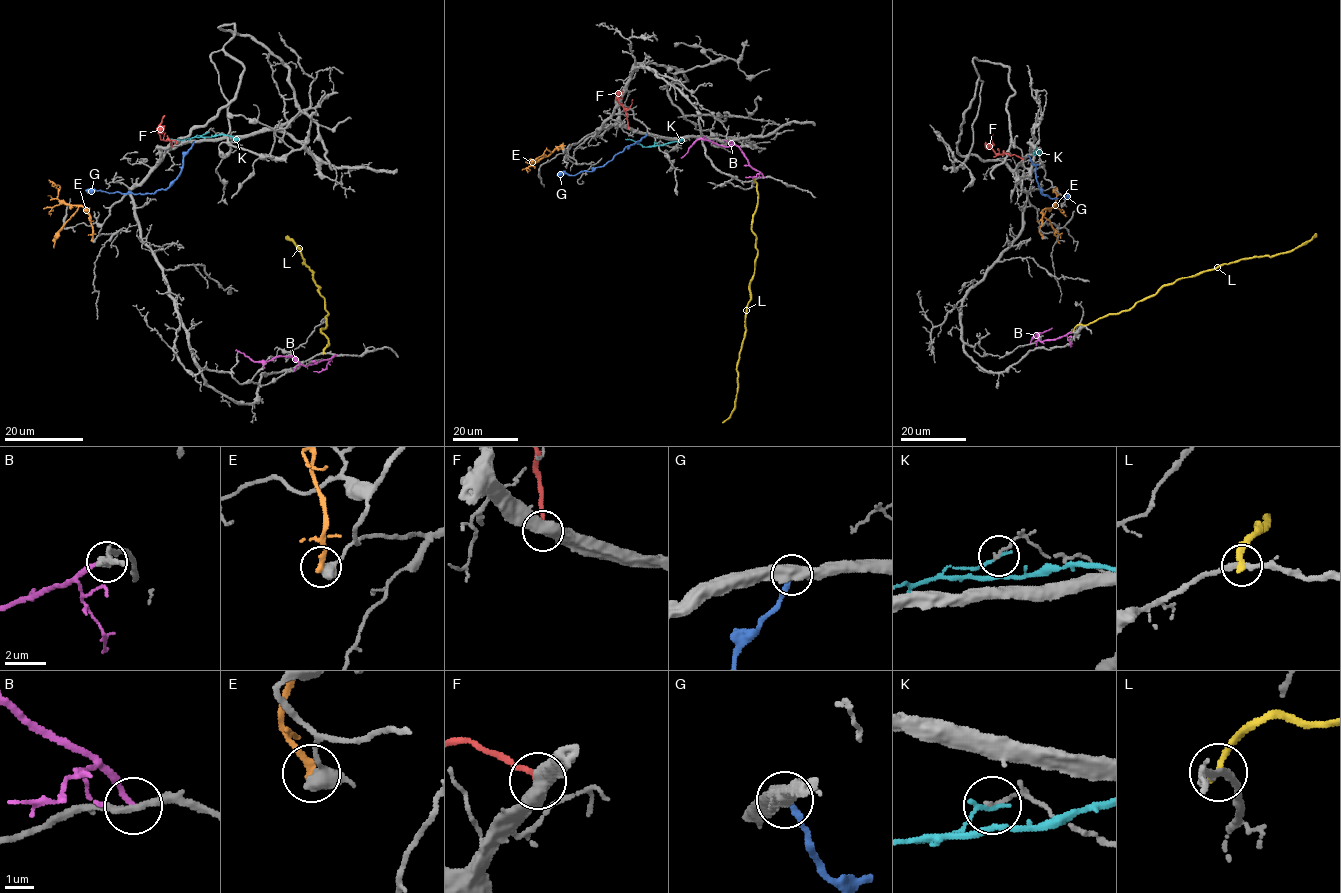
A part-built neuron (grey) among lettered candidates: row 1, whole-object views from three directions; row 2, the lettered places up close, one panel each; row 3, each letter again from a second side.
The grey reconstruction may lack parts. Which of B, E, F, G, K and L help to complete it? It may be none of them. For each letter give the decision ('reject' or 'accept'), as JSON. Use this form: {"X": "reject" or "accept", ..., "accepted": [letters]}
{"B": "reject", "E": "reject", "F": "reject", "G": "reject", "K": "reject", "L": "reject", "accepted": []}

